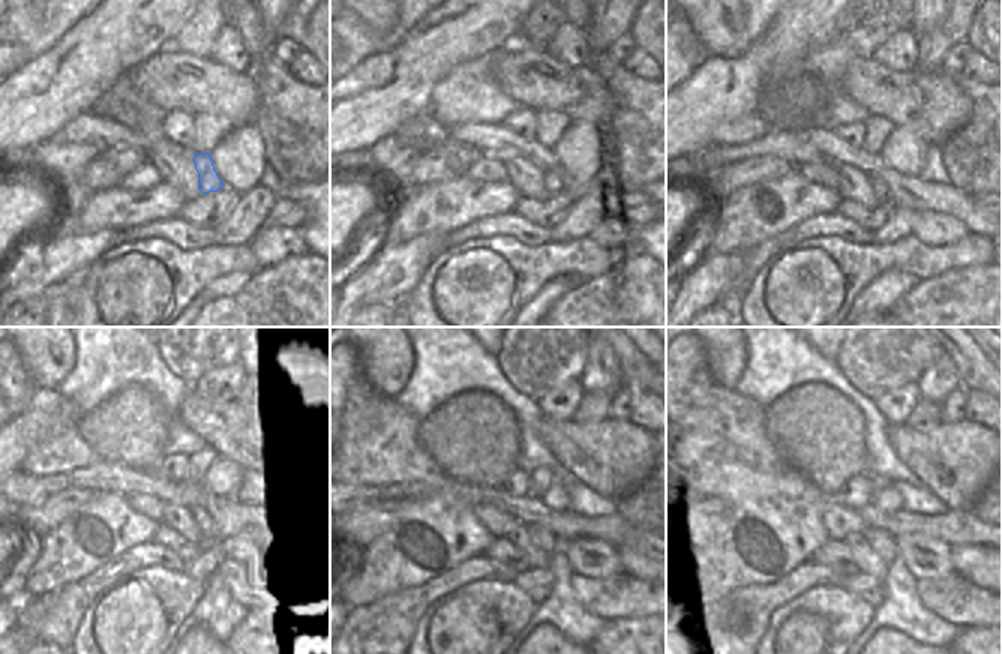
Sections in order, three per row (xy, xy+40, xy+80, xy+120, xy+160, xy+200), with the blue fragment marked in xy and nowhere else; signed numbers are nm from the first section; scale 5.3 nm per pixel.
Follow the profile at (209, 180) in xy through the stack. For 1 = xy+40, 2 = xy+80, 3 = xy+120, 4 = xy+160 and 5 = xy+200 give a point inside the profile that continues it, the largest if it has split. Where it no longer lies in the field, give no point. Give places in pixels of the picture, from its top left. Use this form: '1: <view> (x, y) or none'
1: xy+40 (551, 183)
2: xy+80 (881, 192)
3: xy+120 (201, 516)
4: xy+160 (543, 539)
5: xy+200 (879, 540)

